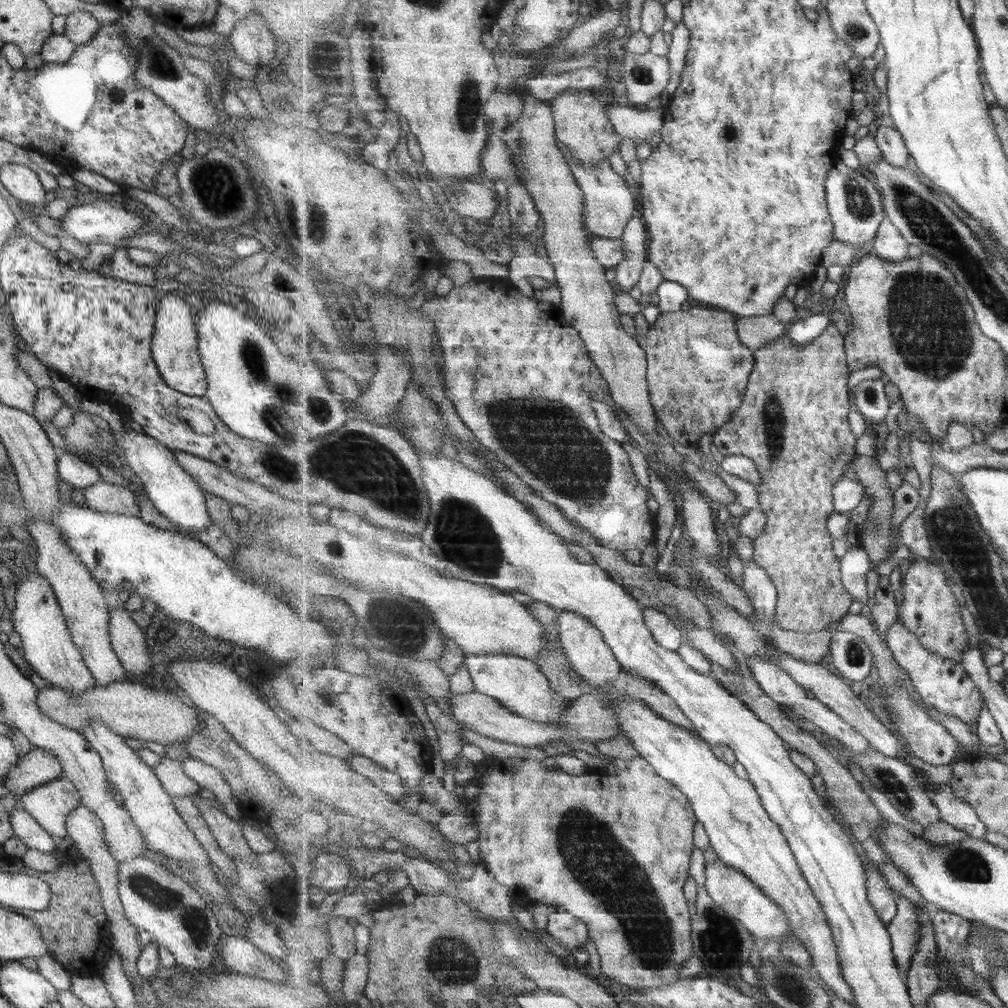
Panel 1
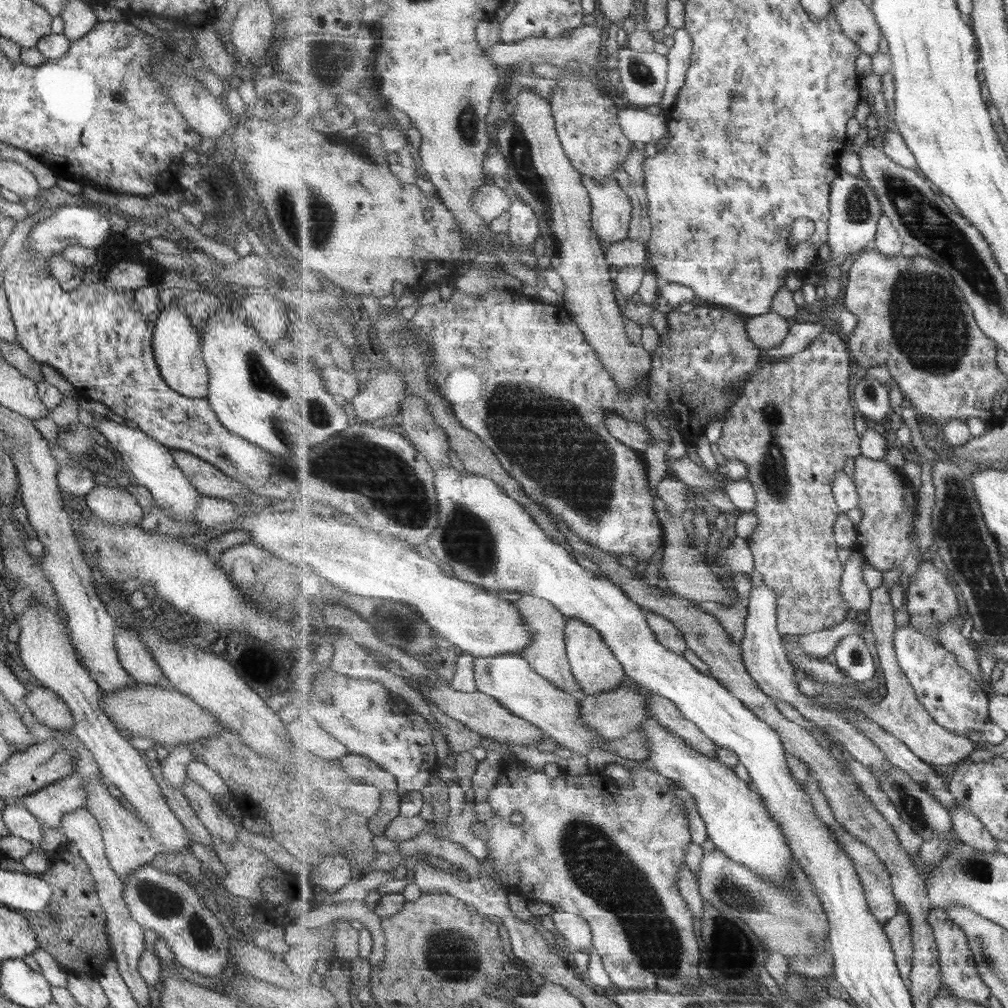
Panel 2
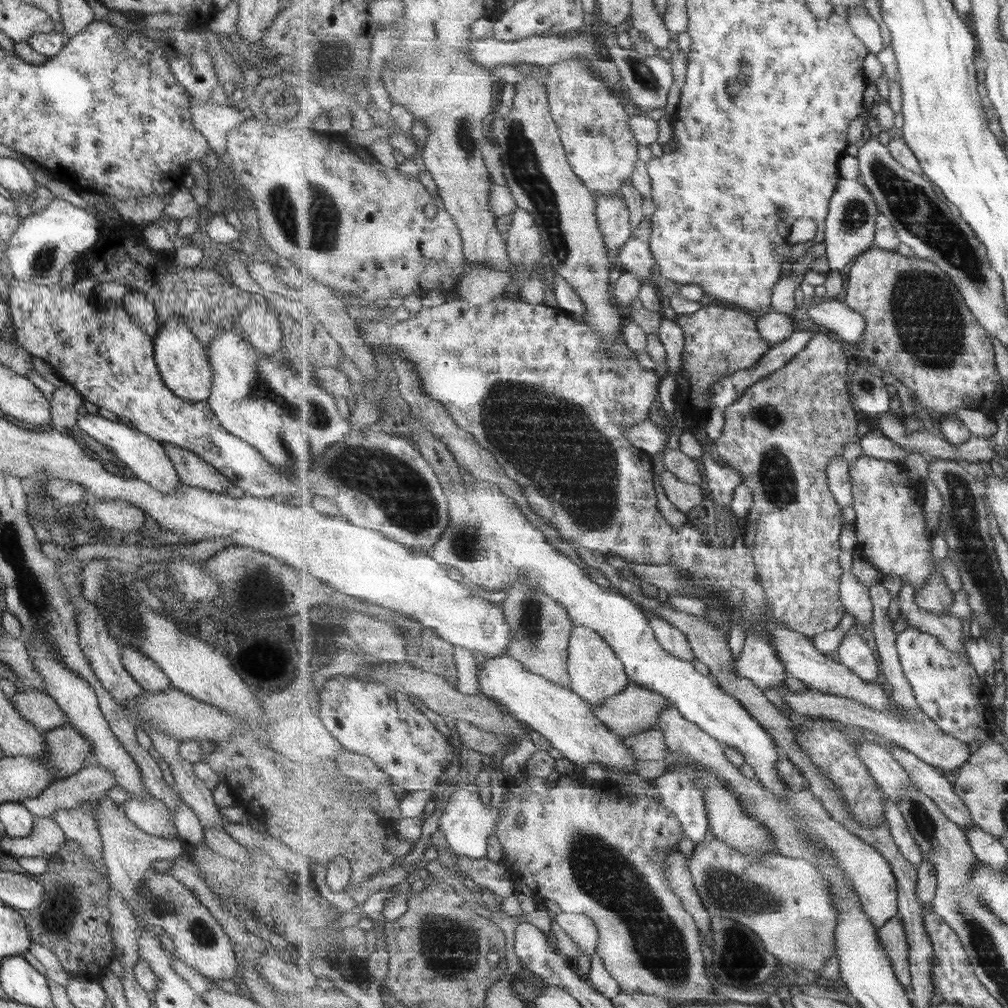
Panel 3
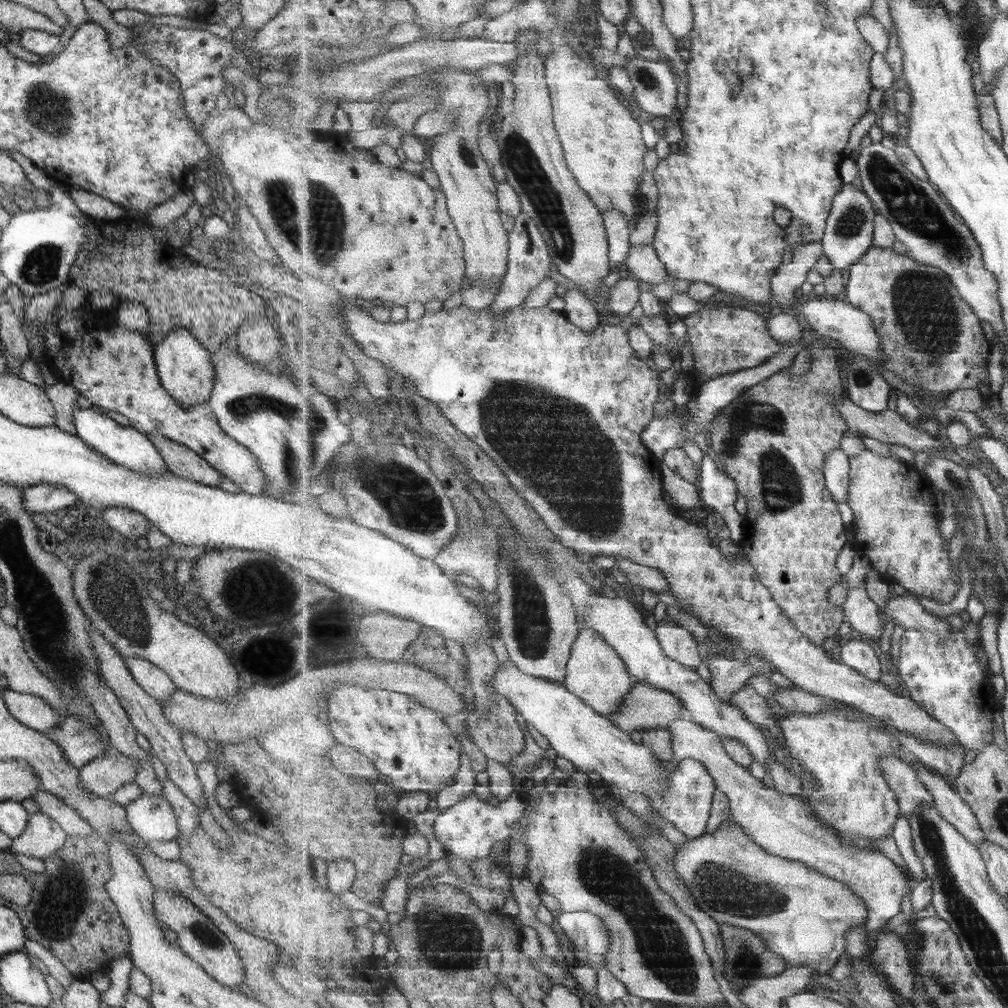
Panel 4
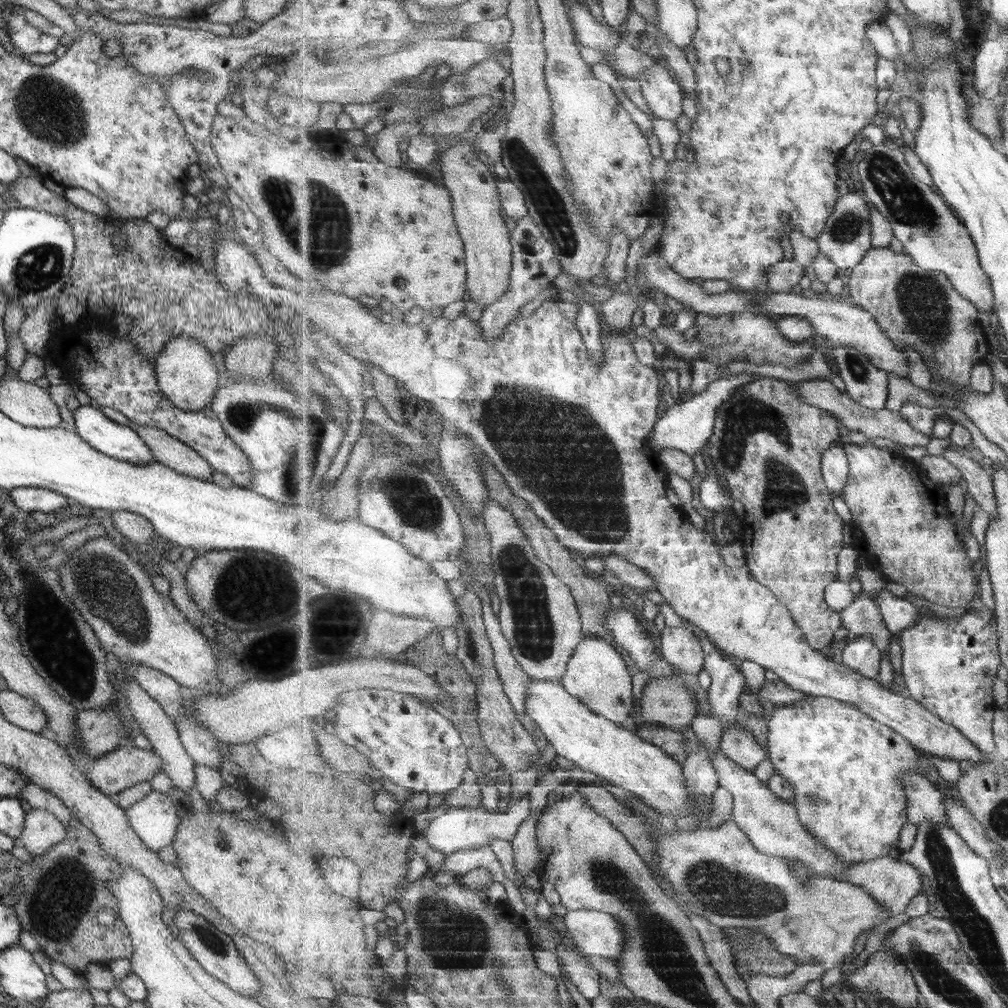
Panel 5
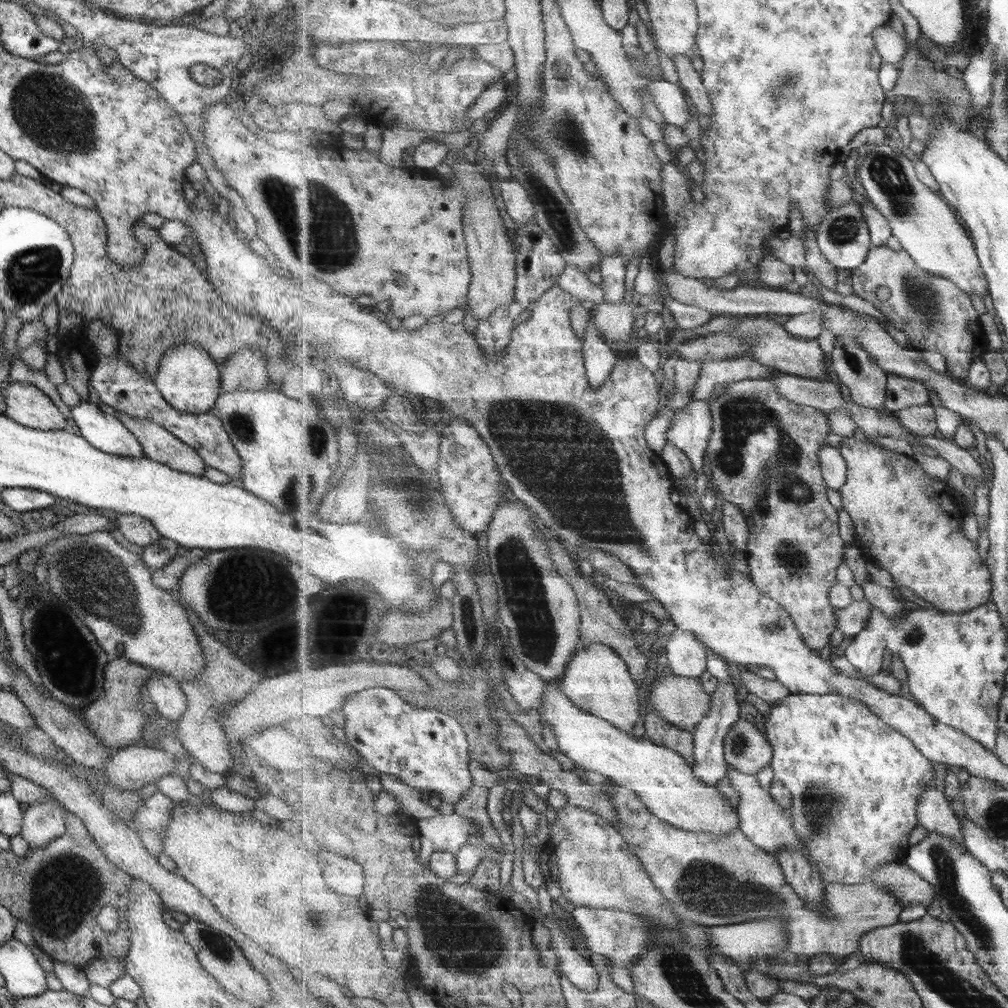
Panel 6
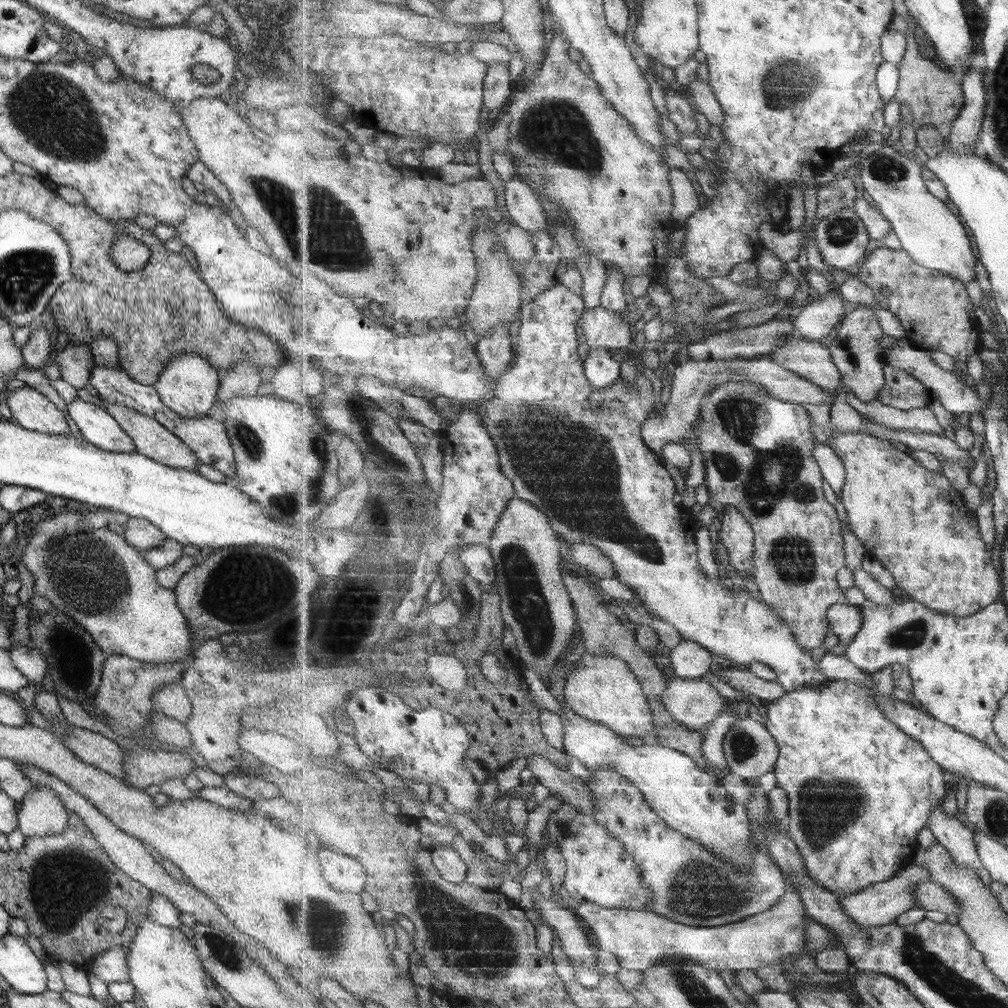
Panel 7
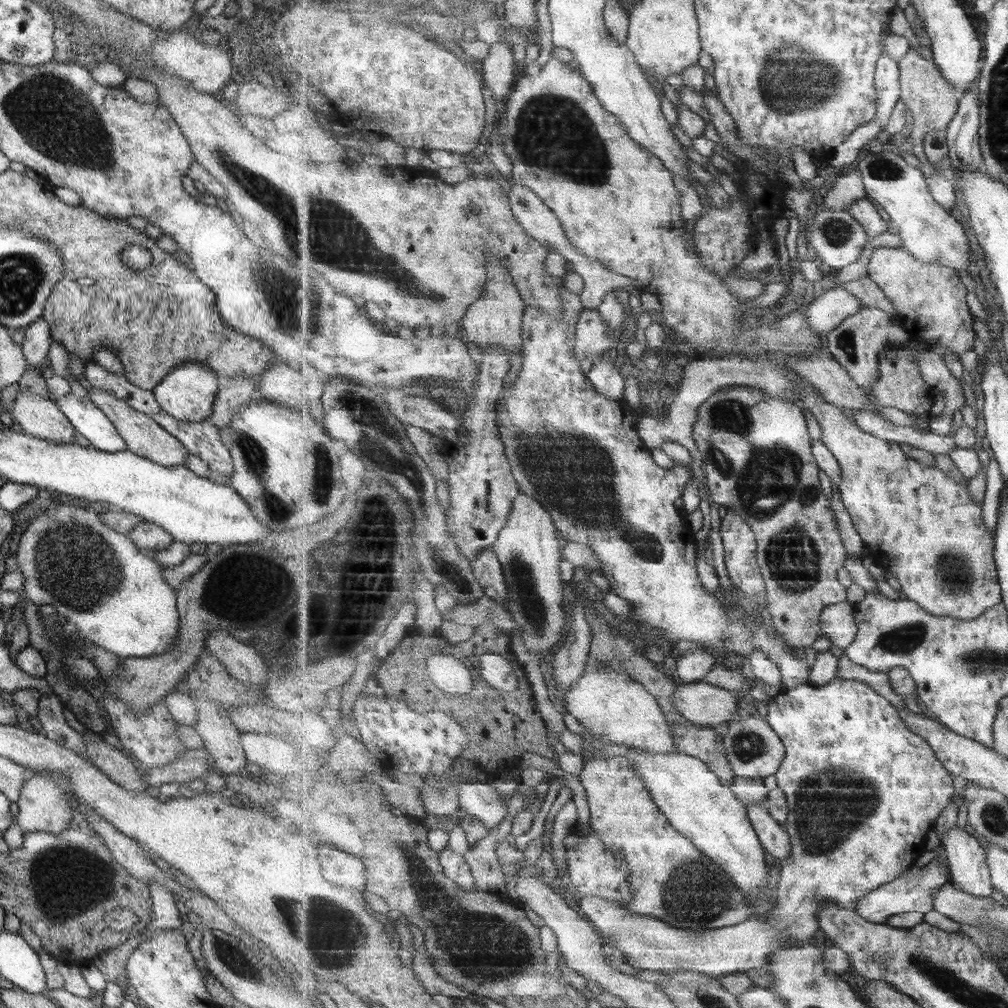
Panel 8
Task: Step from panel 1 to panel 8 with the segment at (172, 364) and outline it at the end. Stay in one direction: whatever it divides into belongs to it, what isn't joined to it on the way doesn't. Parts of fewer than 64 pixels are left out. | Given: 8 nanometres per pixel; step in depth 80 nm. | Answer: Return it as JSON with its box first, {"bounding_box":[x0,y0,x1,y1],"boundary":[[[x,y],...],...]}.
{"bounding_box":[151,362,221,422],"boundary":[[[185,362],[169,371],[151,391],[161,410],[175,420],[201,422],[208,419],[212,413],[212,404],[220,385],[221,379],[202,363]]]}

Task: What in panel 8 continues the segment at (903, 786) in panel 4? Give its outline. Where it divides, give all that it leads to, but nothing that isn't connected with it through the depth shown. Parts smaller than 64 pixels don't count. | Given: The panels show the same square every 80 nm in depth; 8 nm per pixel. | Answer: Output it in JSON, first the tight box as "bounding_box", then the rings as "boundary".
{"bounding_box":[940,828,994,897],"boundary":[[[961,828],[945,831],[940,849],[948,858],[950,874],[958,888],[976,897],[991,897],[994,891],[992,874],[981,842]]]}

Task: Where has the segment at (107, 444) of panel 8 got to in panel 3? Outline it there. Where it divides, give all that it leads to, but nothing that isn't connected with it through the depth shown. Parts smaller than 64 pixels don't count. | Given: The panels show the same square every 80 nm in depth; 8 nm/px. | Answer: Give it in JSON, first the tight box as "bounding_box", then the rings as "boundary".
{"bounding_box":[76,413,180,494],"boundary":[[[85,413],[78,415],[76,420],[76,432],[83,432],[91,436],[95,442],[99,442],[109,454],[113,454],[119,462],[122,463],[127,473],[135,478],[146,482],[159,494],[175,494],[180,487],[180,480],[173,470],[173,465],[159,442],[149,438],[147,435],[135,430],[133,427],[127,427],[117,421],[111,421],[95,413]]]}

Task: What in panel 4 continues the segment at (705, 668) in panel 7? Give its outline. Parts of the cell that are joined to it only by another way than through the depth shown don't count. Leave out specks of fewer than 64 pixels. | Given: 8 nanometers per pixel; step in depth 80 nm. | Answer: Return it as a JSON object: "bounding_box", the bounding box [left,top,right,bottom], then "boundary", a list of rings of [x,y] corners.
{"bounding_box":[654,618,704,669],"boundary":[[[666,618],[654,625],[656,635],[661,646],[669,658],[684,663],[685,666],[696,669],[704,660],[698,647],[694,634],[685,627],[673,625]]]}

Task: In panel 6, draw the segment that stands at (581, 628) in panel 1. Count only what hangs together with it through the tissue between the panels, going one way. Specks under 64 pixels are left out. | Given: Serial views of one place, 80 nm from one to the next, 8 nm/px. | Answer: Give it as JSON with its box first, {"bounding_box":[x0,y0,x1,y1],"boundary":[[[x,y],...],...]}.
{"bounding_box":[562,642,641,734],"boundary":[[[600,642],[583,645],[581,652],[575,654],[569,662],[562,682],[565,695],[581,710],[607,720],[621,731],[632,734],[635,724],[641,720],[641,702],[637,696],[636,679],[632,677],[625,659],[611,646]]]}

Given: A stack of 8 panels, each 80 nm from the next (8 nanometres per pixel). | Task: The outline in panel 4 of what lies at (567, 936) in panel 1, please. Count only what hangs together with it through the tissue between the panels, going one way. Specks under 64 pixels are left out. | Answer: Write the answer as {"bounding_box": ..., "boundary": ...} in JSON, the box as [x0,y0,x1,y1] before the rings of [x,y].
{"bounding_box":[558,911,612,956],"boundary":[[[587,911],[563,912],[558,923],[576,950],[603,956],[609,952],[612,940],[600,916]]]}

